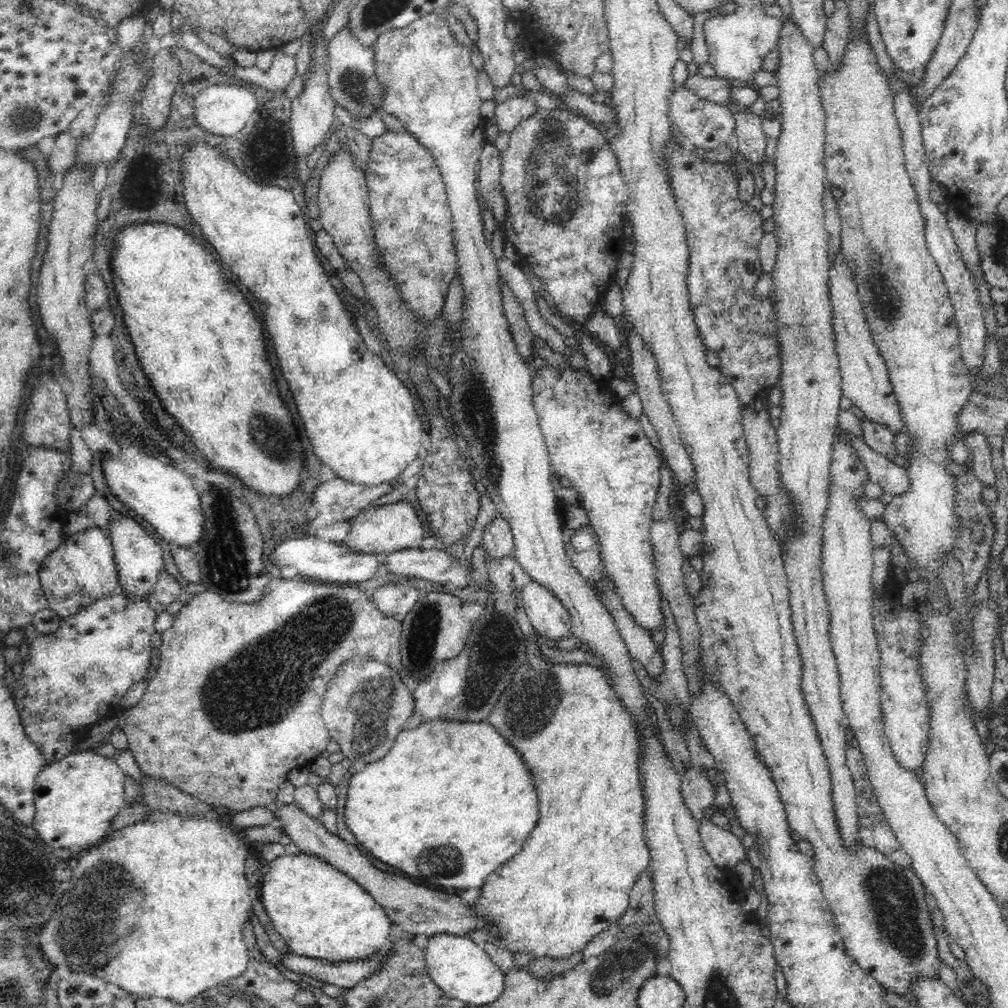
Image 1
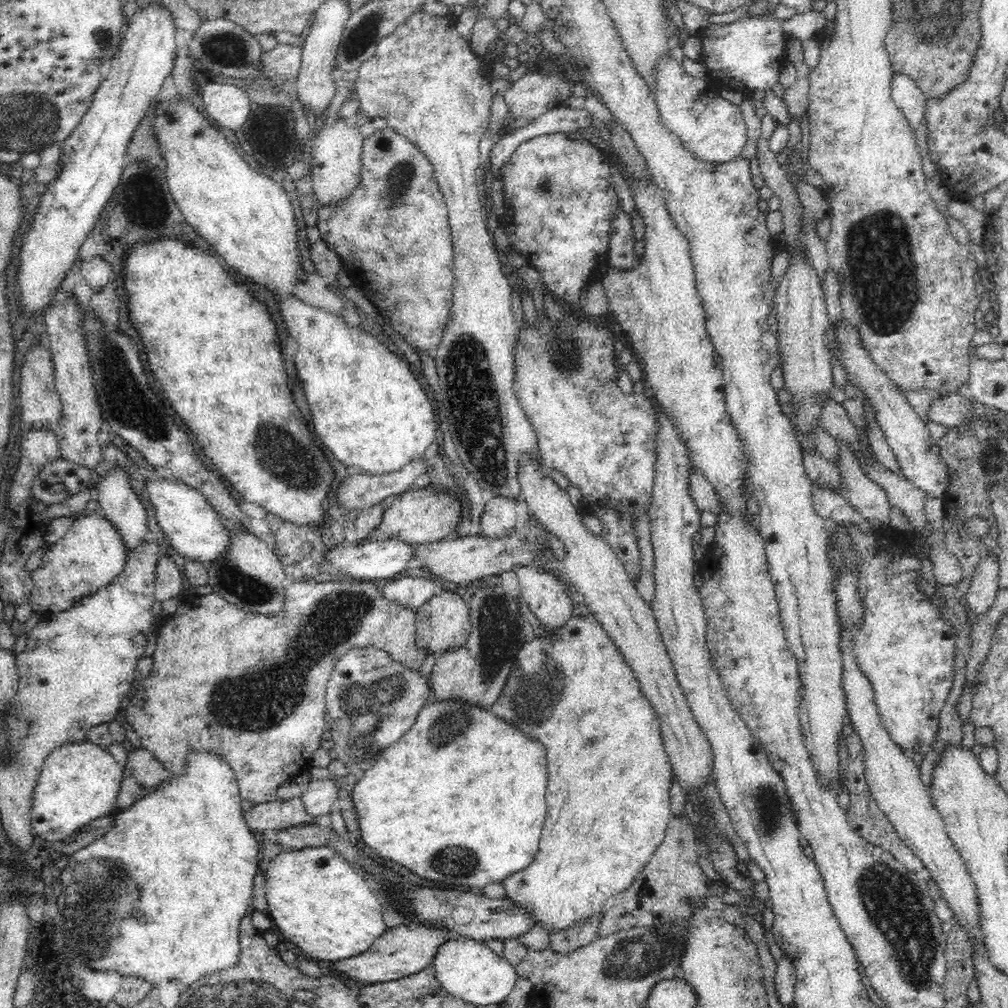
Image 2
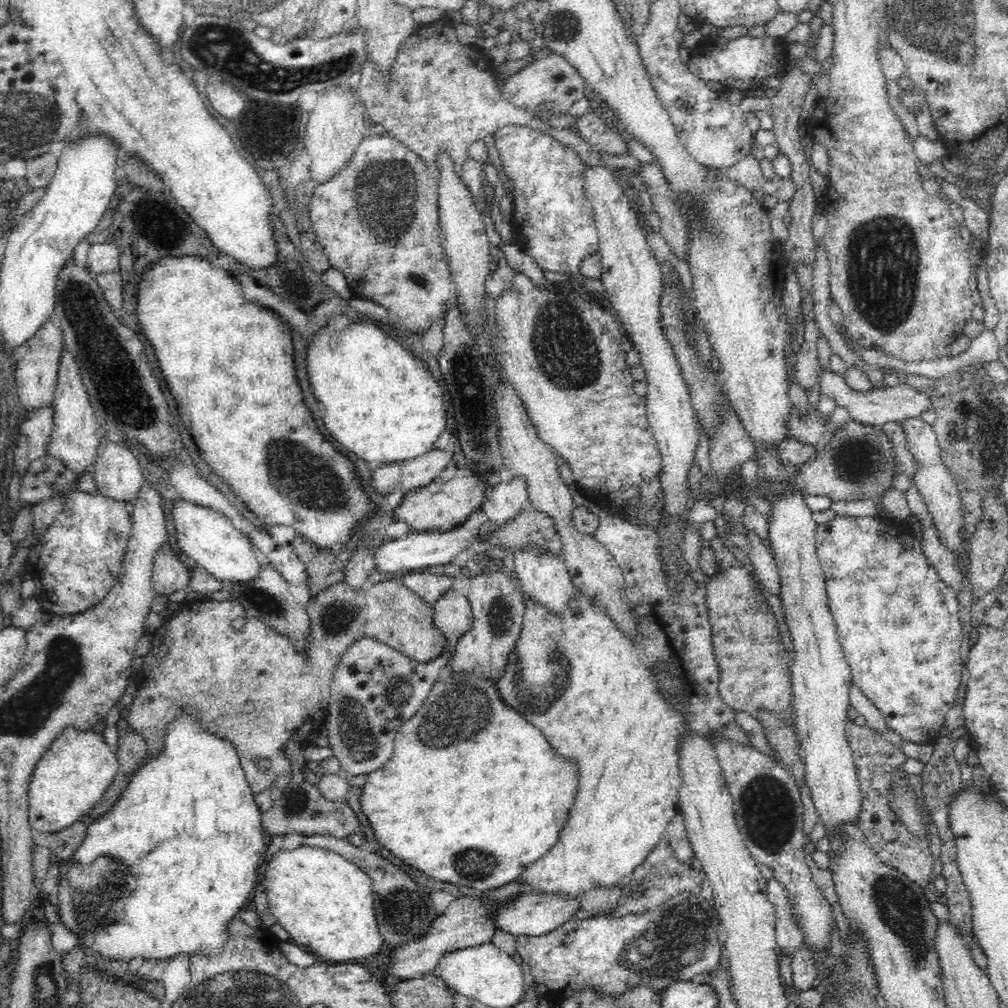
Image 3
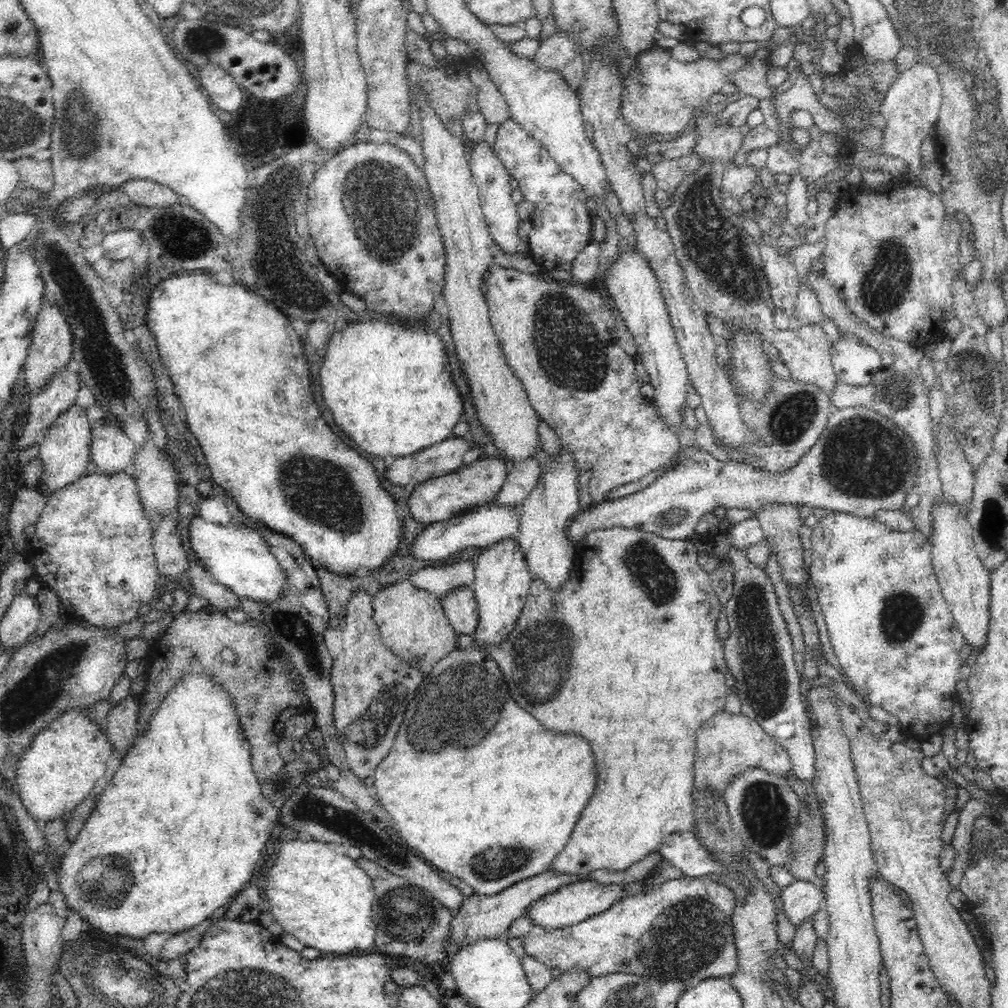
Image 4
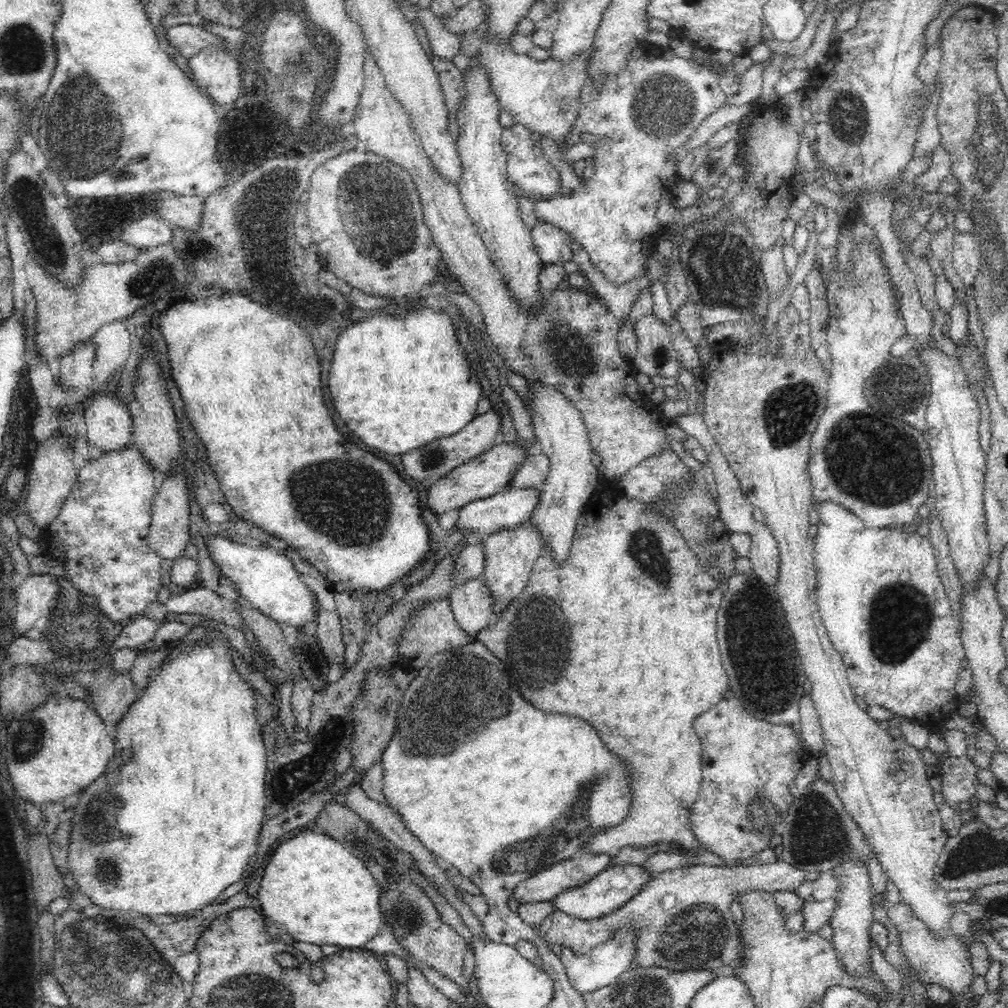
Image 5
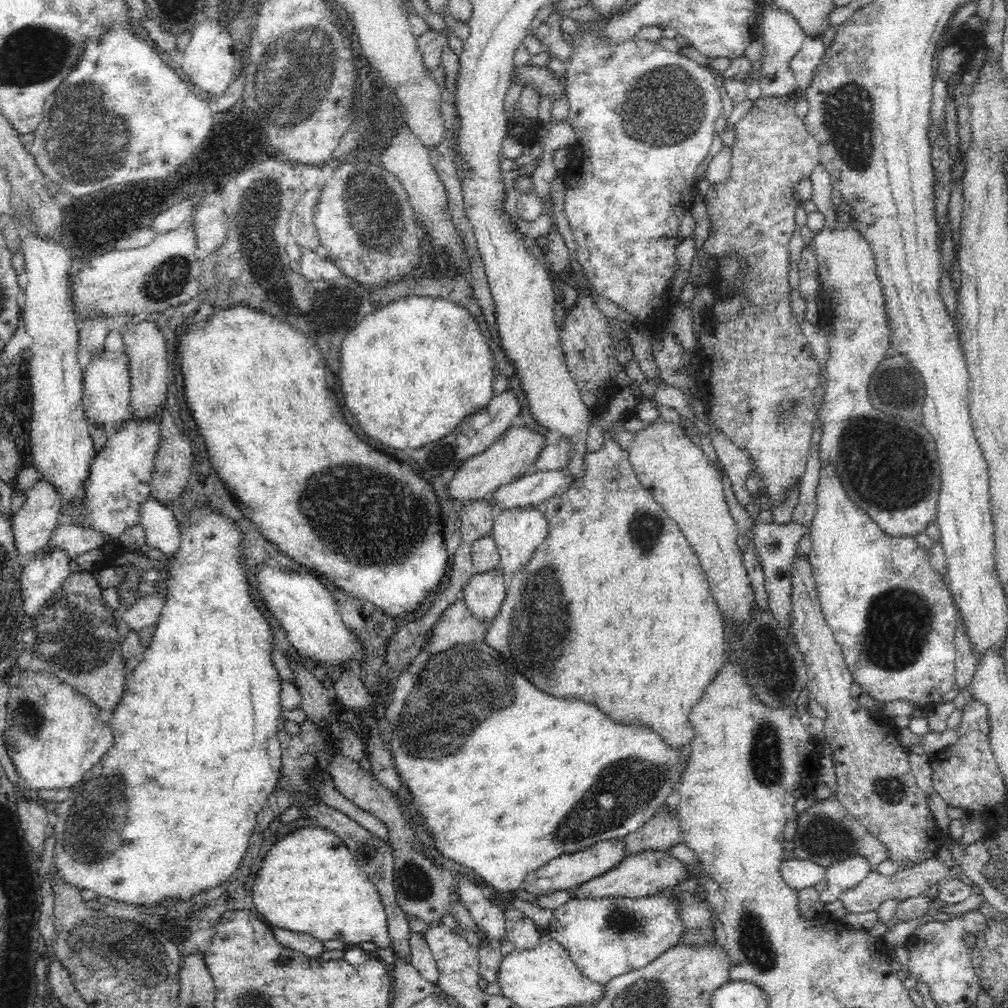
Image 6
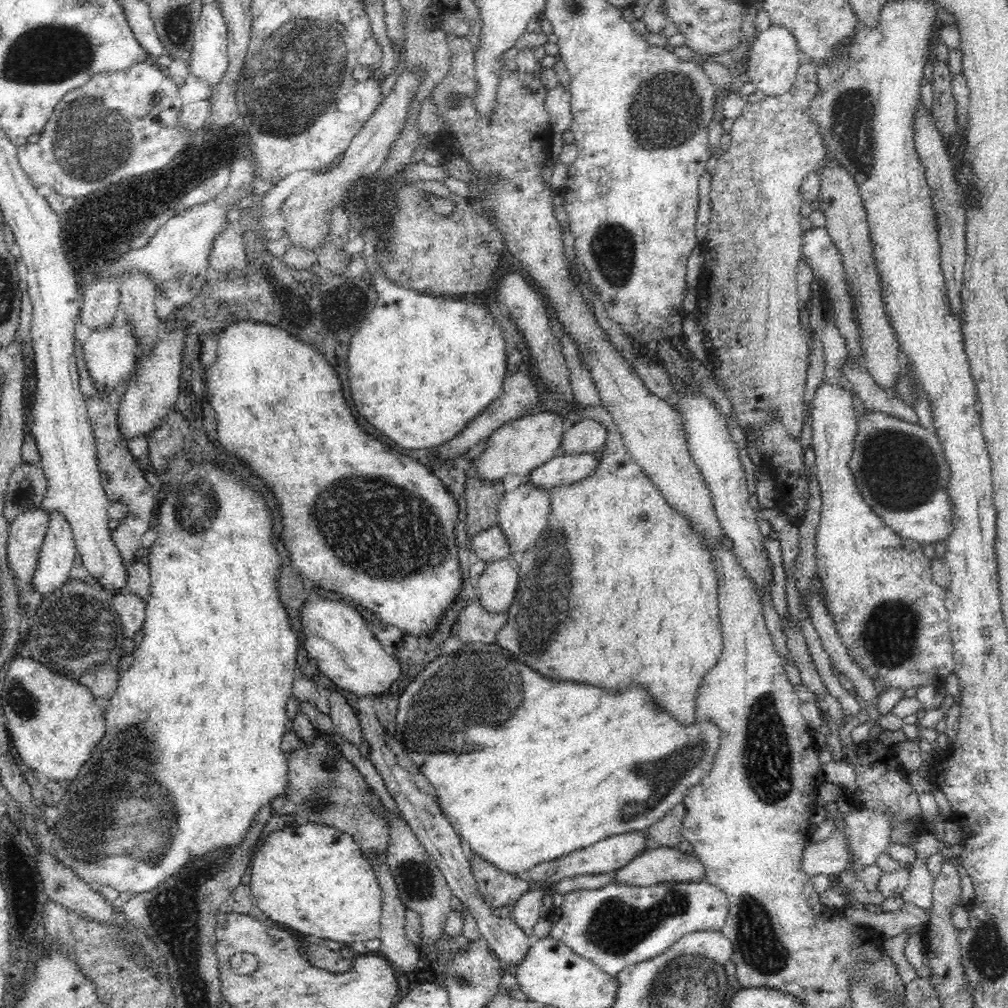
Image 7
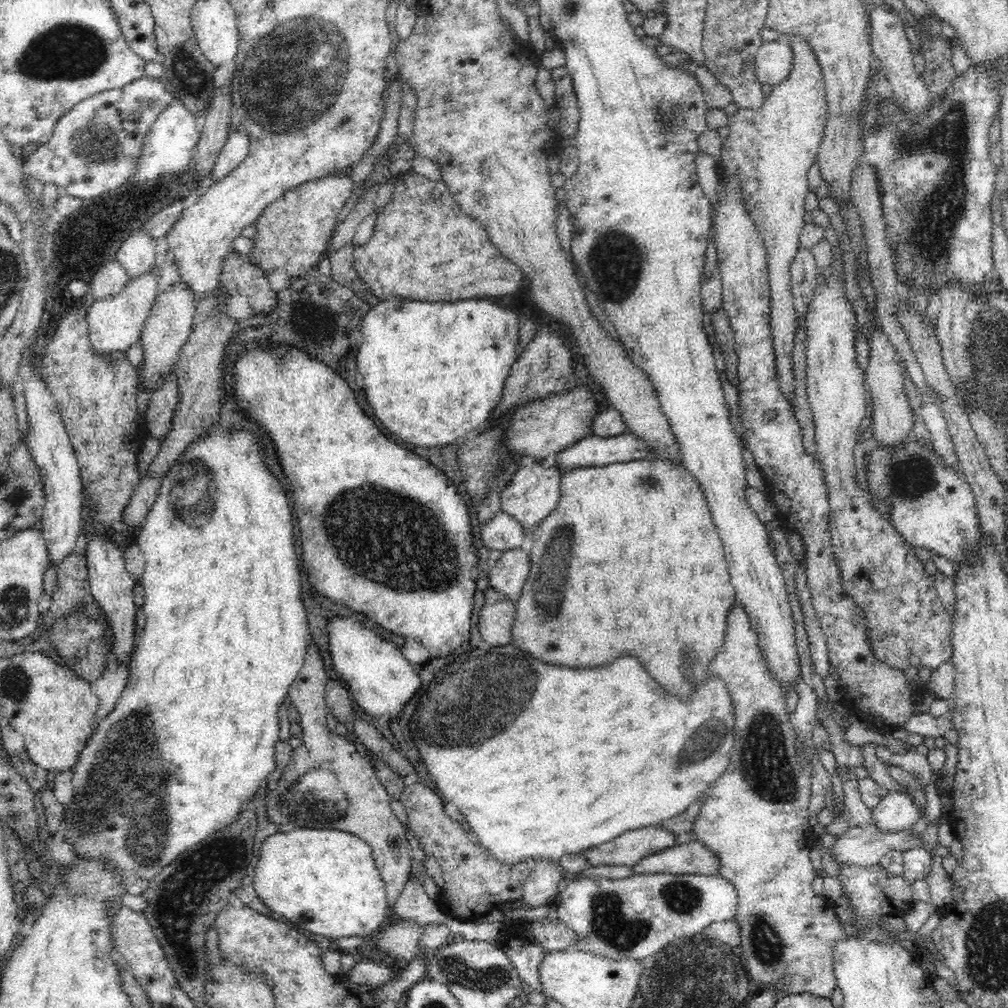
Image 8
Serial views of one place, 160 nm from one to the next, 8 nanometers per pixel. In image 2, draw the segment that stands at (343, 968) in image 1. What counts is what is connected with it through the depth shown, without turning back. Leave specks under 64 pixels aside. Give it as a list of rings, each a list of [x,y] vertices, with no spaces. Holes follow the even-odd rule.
[[[410,921],[408,924],[401,924],[386,930],[366,952],[344,960],[330,962],[330,970],[340,971],[340,975],[349,975],[349,978],[365,982],[367,985],[395,981],[402,977],[412,976],[431,966],[434,957],[437,956],[437,950],[454,937],[457,935],[454,935],[448,926]]]

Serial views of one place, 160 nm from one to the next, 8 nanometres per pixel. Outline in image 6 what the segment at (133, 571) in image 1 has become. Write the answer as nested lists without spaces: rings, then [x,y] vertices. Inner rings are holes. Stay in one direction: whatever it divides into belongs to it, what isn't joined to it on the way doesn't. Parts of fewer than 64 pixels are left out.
[[[99,349],[91,354],[83,370],[83,398],[86,417],[90,423],[98,422],[105,431],[113,431],[129,414],[131,401],[129,362],[125,352],[107,352]]]

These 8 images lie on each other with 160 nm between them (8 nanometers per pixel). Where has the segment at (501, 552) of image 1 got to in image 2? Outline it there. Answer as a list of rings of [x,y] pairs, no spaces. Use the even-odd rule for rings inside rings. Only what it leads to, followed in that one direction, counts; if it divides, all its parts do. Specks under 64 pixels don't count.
[[[503,496],[487,497],[481,516],[480,535],[504,535],[514,528],[516,501]]]

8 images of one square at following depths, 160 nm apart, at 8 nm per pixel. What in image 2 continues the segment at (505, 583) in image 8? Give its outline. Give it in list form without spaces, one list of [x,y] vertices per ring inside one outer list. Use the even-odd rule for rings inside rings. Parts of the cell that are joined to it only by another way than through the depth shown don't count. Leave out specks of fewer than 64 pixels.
[[[451,588],[440,595],[434,595],[426,605],[417,611],[417,643],[429,654],[437,655],[452,648],[462,647],[470,636],[470,607],[460,597],[461,590]]]

